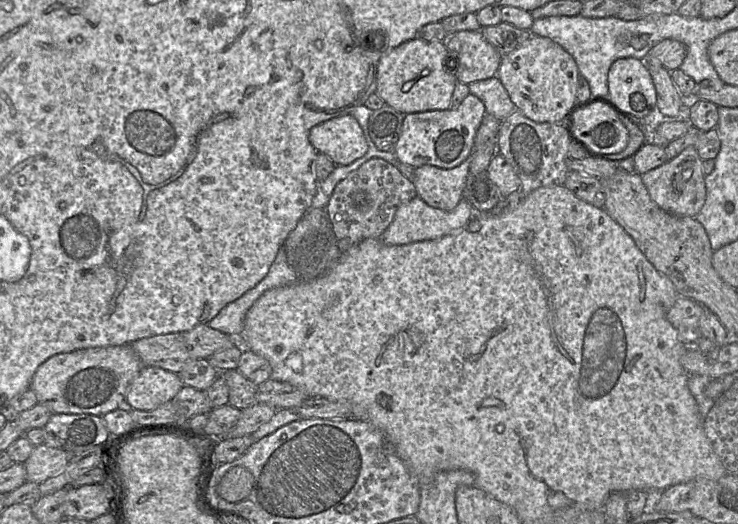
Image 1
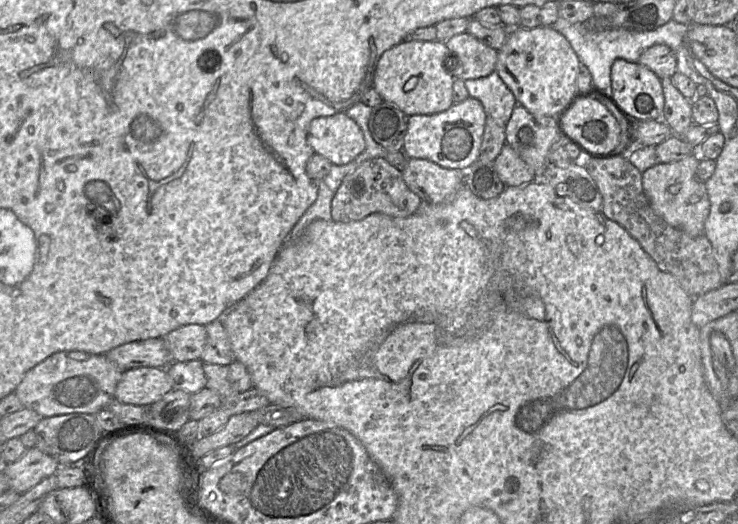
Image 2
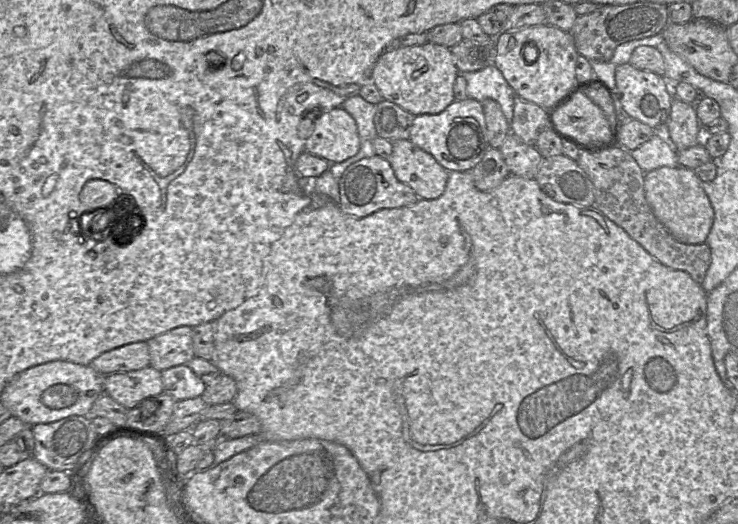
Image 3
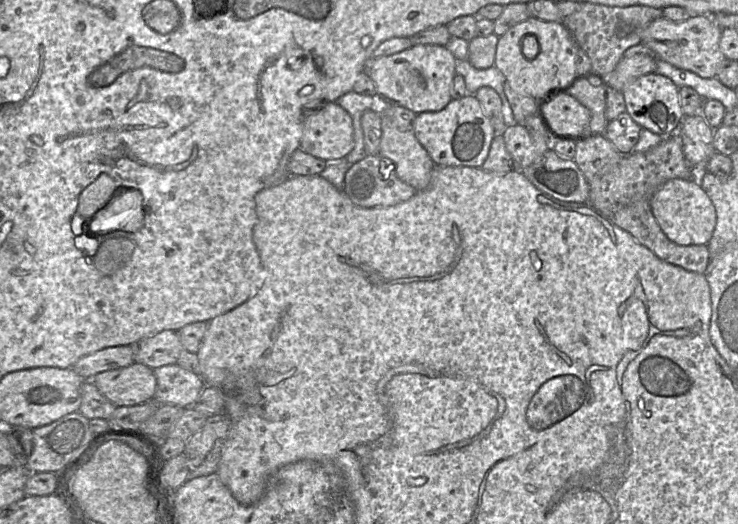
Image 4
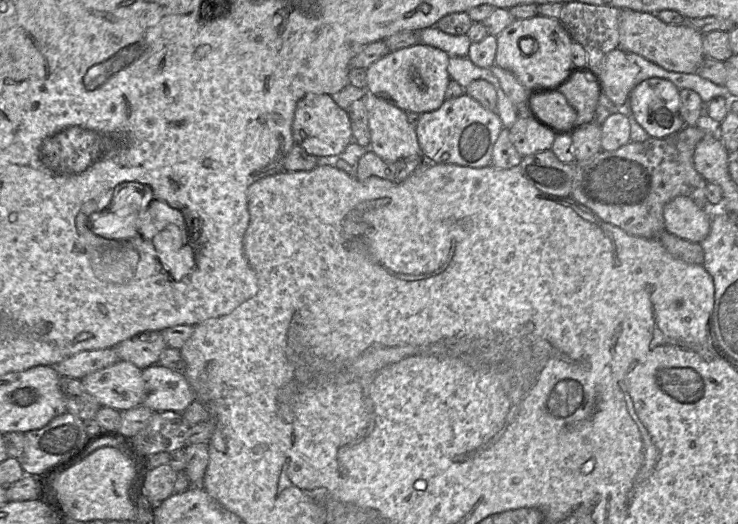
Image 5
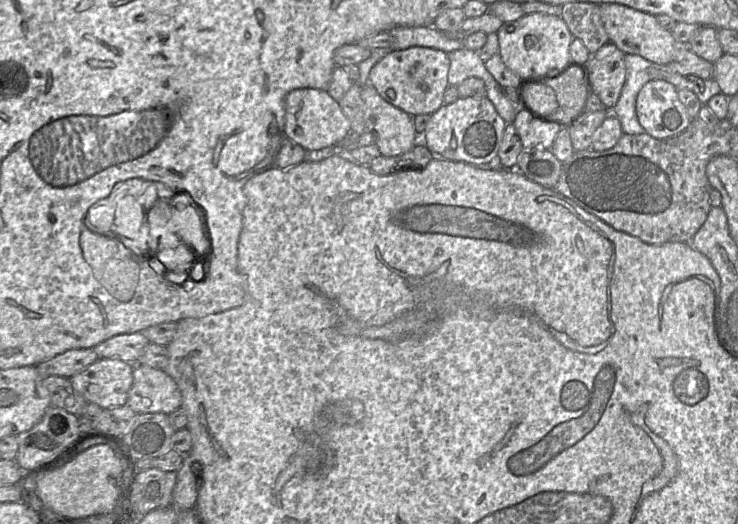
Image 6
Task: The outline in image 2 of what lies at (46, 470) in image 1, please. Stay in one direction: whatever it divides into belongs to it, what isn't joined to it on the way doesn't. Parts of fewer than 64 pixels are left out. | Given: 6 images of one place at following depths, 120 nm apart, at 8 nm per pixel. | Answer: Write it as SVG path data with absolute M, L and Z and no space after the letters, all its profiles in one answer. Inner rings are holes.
M38 447L27 449L16 462L7 465L3 473L9 481L9 489L23 494L43 479L55 475L60 468L59 462Z

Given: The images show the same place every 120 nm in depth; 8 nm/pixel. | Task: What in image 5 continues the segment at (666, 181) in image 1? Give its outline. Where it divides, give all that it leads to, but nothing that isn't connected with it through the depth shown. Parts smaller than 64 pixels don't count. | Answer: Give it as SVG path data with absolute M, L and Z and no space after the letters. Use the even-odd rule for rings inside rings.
M685 196L667 203L663 210L665 230L694 243L702 242L709 234L712 213Z

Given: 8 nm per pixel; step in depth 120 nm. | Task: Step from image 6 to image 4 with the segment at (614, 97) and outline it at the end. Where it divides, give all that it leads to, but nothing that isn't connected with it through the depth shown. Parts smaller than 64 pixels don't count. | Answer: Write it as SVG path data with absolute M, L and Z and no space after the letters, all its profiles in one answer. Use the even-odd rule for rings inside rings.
M635 54L631 57L622 57L611 74L606 76L607 84L622 91L628 82L645 74L654 73L655 69L655 60L650 55Z

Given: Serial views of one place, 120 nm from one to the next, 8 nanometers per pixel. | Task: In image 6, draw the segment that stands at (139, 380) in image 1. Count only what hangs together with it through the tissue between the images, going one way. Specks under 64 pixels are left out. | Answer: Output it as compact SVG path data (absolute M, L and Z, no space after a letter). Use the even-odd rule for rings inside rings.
M99 358L69 379L74 390L87 402L95 403L102 409L116 408L126 405L128 393L133 384L134 366L135 364L118 359Z

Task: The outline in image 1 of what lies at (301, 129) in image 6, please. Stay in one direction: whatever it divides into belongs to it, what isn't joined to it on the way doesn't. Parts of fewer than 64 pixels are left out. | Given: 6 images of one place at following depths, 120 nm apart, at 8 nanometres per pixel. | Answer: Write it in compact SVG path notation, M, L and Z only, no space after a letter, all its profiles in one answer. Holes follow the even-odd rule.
M342 114L312 127L309 141L335 165L349 165L368 149L362 129L351 114Z

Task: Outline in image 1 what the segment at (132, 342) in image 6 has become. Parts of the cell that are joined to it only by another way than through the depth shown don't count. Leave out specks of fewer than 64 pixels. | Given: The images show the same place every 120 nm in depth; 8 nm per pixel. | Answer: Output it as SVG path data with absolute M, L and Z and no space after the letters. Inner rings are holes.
M200 324L189 331L178 333L183 333L185 344L192 358L208 359L214 353L229 349L235 345L234 337L212 329L207 324Z

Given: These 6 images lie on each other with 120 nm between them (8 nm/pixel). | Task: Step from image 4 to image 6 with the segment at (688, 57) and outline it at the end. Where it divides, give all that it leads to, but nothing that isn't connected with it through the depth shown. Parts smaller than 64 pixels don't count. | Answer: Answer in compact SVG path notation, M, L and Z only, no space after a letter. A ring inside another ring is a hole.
M619 3L600 4L601 18L609 42L624 54L635 54L658 64L669 64L677 47L671 31L660 25L656 16Z

